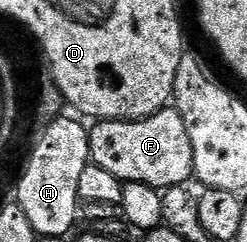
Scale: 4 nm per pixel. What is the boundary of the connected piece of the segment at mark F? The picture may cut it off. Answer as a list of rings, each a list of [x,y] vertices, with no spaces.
[[[163,108],[155,115],[138,121],[97,121],[94,126],[89,129],[89,156],[92,164],[103,167],[103,171],[111,171],[115,179],[123,183],[143,183],[164,191],[173,185],[185,185],[193,177],[191,141],[187,139],[187,129],[183,127],[183,119],[176,108]]]

